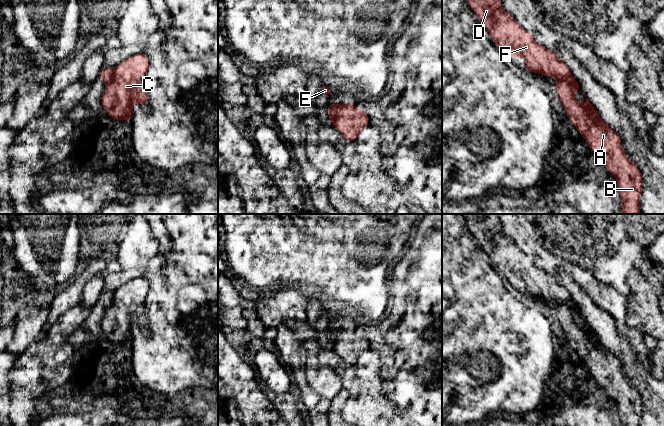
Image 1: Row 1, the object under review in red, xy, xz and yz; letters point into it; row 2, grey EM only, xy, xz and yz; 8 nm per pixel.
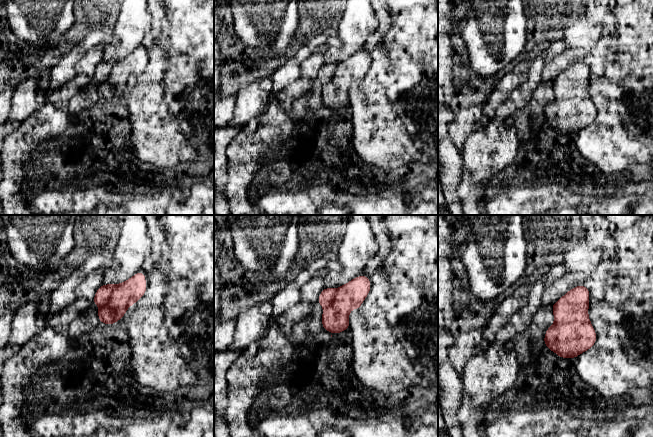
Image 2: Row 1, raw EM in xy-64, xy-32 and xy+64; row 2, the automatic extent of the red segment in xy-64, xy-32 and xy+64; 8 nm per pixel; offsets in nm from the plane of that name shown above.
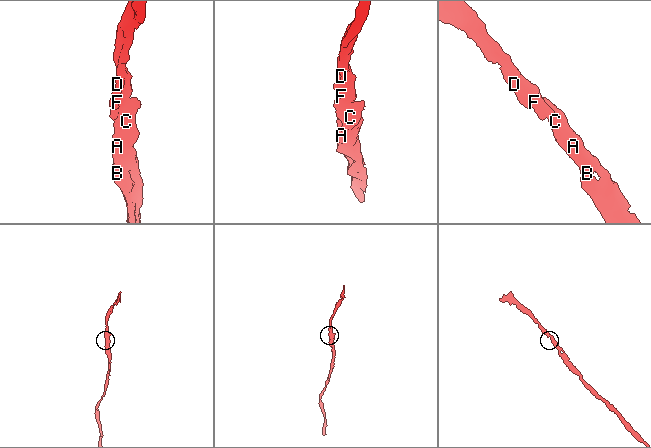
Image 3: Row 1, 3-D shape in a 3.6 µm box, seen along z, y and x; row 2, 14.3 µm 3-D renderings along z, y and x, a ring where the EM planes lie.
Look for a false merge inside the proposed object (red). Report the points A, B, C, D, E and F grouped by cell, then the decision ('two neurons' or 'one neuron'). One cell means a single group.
groups A B C / D E F; two neurons

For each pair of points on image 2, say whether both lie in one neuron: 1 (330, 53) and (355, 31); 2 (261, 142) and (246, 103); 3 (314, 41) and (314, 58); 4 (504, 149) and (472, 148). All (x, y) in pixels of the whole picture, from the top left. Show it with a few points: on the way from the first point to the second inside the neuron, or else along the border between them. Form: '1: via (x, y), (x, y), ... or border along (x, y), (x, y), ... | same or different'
1: via (338, 53), (353, 39) | same
2: border along (269, 102), (261, 113), (251, 118), (240, 128) | different
3: border along (322, 47), (314, 50), (302, 62), (301, 71) | different
4: via (496, 146), (480, 148) | same

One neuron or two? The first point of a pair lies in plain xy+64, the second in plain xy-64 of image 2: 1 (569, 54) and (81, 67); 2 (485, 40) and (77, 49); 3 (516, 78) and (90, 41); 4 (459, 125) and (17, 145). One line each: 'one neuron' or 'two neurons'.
1: two neurons
2: two neurons
3: one neuron
4: two neurons

